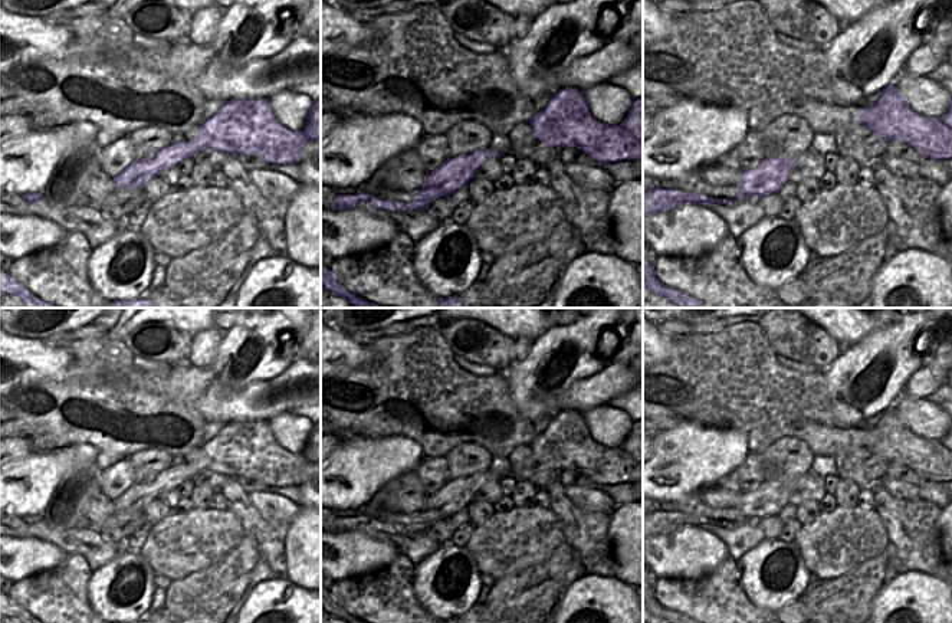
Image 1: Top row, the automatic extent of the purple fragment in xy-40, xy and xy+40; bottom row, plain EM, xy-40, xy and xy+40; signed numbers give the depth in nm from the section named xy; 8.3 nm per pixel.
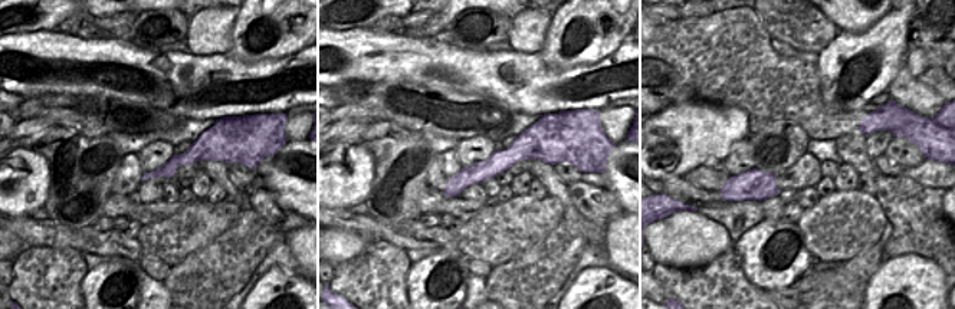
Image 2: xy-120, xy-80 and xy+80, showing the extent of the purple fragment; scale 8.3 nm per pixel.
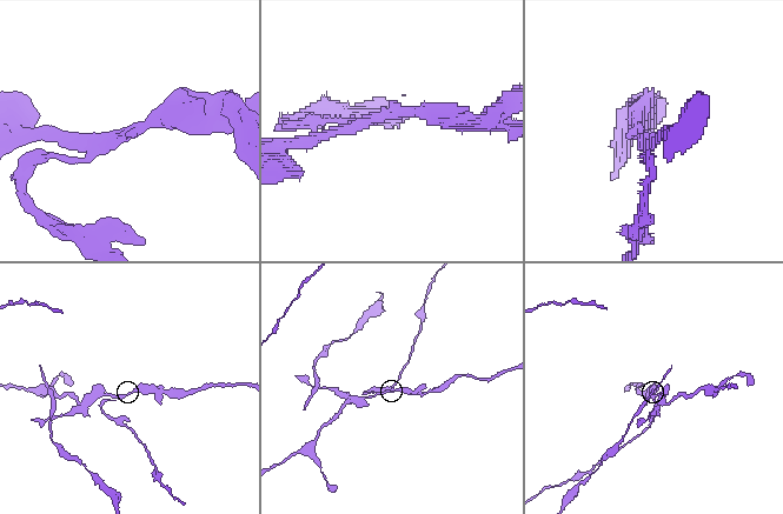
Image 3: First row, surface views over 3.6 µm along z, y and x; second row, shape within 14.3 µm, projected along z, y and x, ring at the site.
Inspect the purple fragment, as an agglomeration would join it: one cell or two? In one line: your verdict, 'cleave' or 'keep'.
cleave

